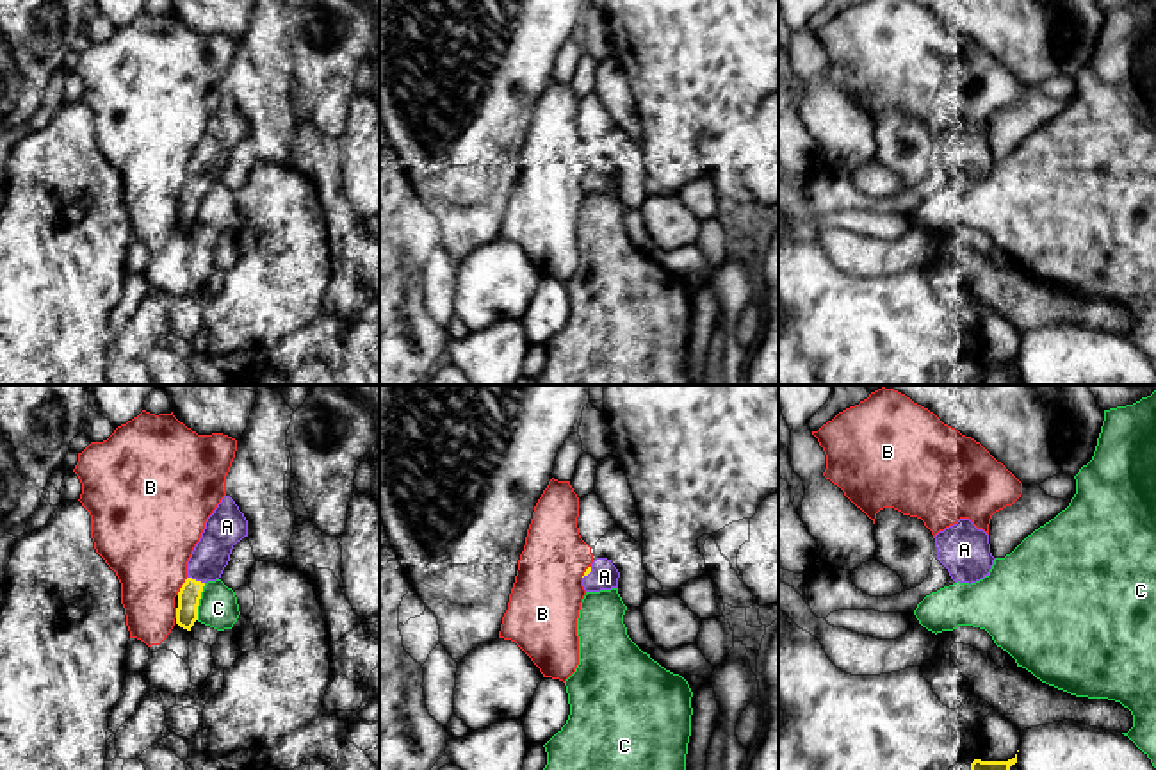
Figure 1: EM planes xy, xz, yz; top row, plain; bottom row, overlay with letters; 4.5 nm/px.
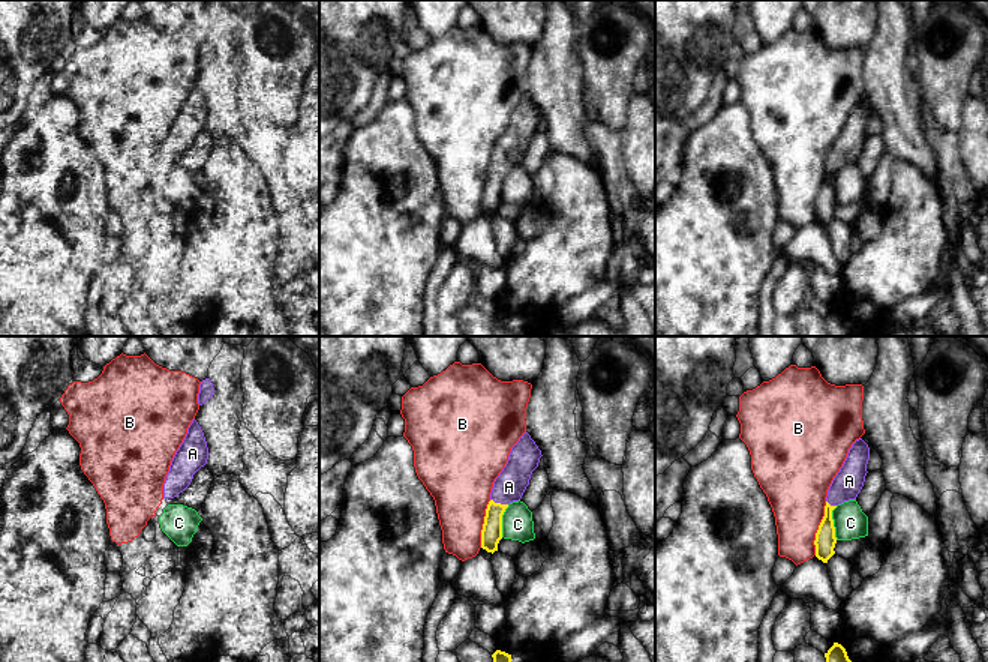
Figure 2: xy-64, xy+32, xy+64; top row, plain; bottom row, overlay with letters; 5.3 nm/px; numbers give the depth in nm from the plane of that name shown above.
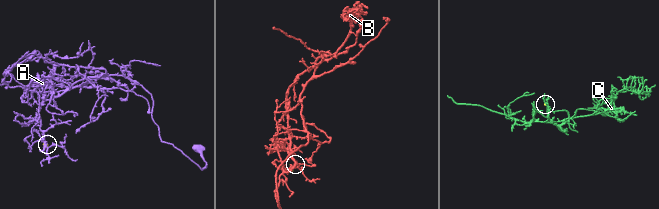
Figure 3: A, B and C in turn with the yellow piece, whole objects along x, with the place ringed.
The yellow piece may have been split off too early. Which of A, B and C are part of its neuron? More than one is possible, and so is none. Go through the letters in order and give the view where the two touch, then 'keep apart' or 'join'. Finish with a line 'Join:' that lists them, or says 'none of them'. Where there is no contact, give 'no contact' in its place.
A: xy | join
B: xy | keep apart
C: xy | keep apart
Join: A

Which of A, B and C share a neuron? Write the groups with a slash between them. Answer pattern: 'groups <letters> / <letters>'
groups A / B / C

